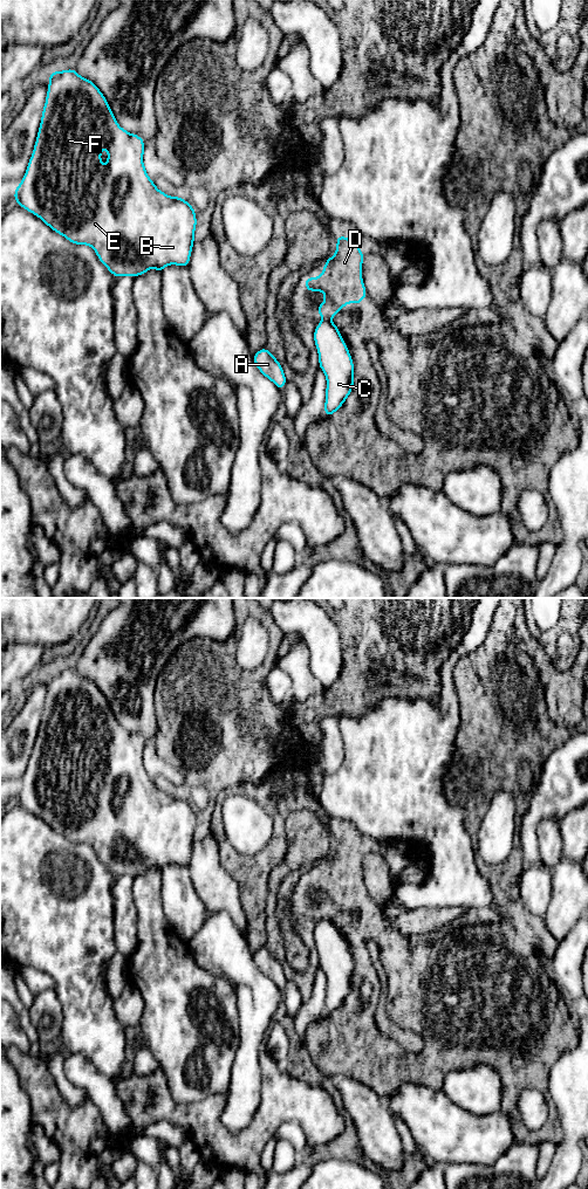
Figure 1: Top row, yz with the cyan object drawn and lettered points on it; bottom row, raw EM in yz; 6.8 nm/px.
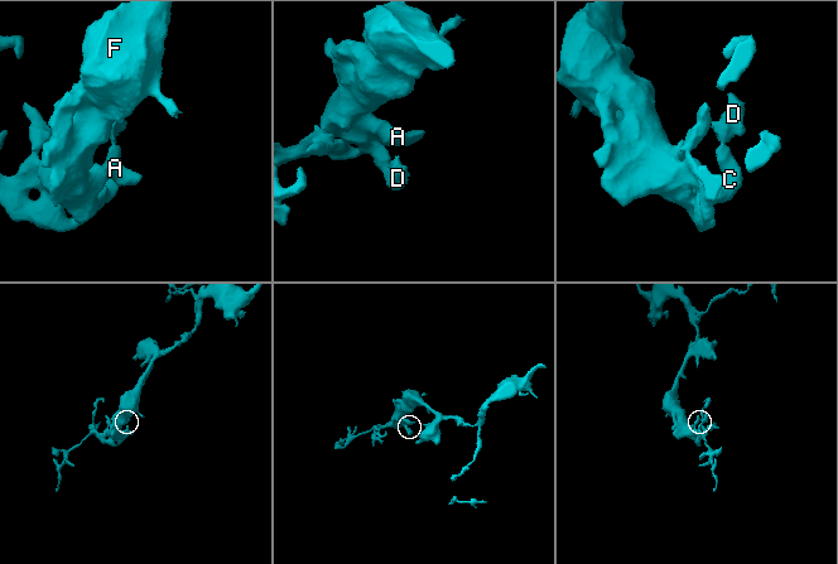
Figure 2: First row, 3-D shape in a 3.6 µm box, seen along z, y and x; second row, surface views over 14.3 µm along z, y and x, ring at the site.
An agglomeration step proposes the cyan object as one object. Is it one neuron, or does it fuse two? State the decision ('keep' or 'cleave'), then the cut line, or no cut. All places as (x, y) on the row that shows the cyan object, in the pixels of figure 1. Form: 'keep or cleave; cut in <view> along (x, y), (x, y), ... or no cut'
cleave; cut in yz along (322, 318), (329, 321)

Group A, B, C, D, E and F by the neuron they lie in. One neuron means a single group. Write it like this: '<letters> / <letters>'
A B C E F / D

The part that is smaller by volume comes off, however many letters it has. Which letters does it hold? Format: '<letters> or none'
D

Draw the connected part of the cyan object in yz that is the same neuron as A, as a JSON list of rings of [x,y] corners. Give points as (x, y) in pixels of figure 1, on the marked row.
[[[266,346],[253,355],[253,363],[266,378],[283,391],[287,382],[283,369],[279,360],[267,350]]]

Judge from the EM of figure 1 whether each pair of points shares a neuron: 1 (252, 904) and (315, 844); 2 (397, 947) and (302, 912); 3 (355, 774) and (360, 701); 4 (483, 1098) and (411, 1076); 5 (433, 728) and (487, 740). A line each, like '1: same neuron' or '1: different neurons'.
1: different neurons
2: same neuron
3: different neurons
4: different neurons
5: different neurons

